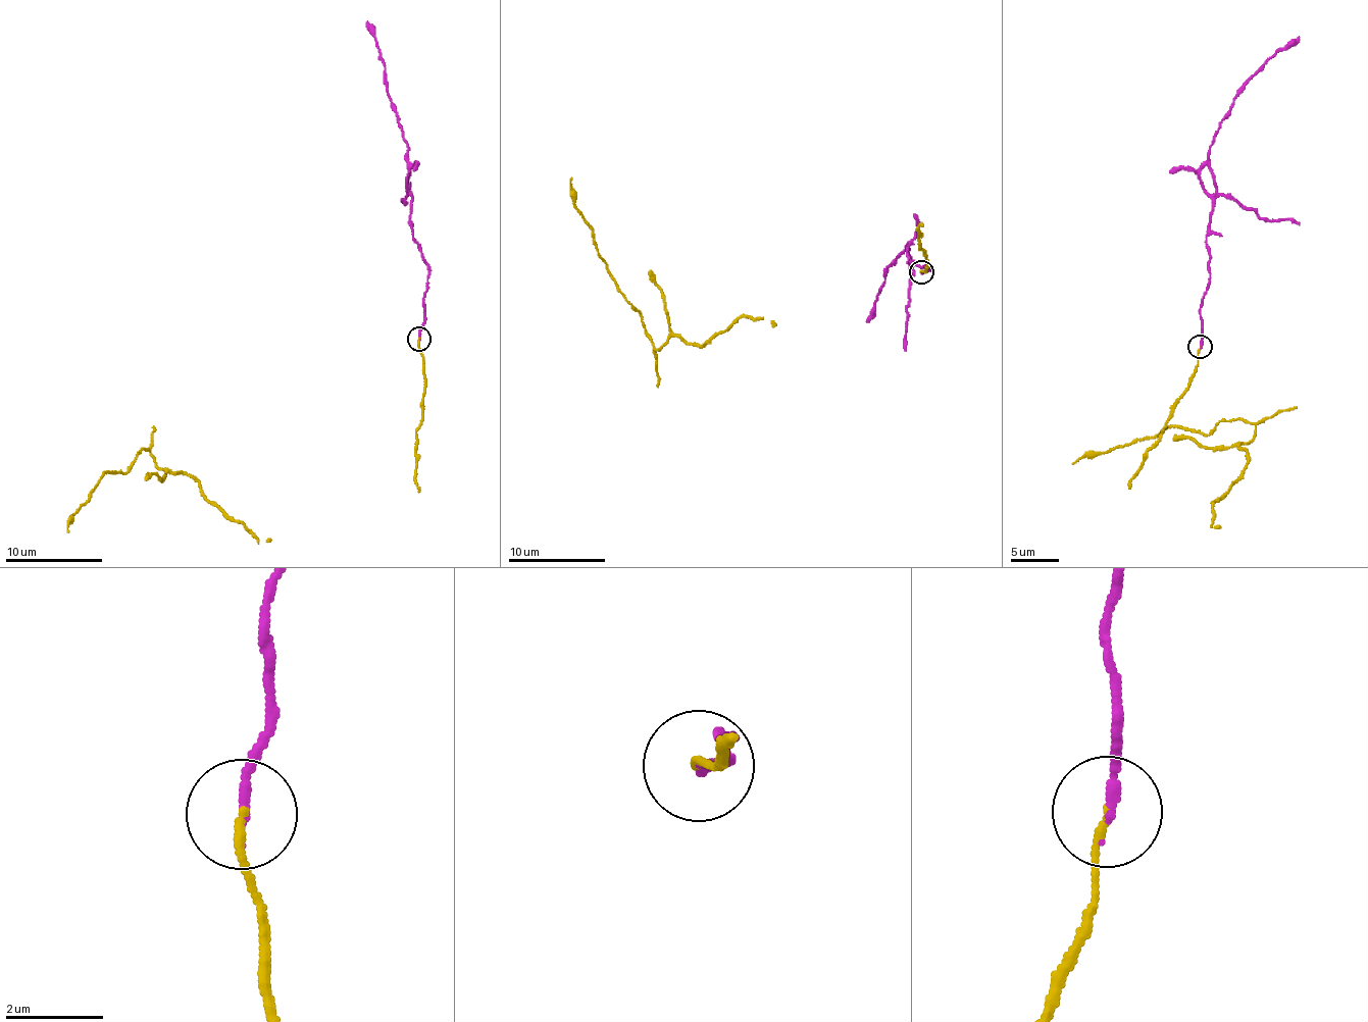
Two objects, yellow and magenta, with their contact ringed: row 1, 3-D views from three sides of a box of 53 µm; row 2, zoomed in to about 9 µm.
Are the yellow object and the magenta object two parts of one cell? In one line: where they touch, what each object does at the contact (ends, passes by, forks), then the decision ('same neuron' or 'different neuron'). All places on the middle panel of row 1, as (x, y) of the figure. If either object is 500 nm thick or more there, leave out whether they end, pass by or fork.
(921, 271) | yellow ends | magenta ends | same neuron

